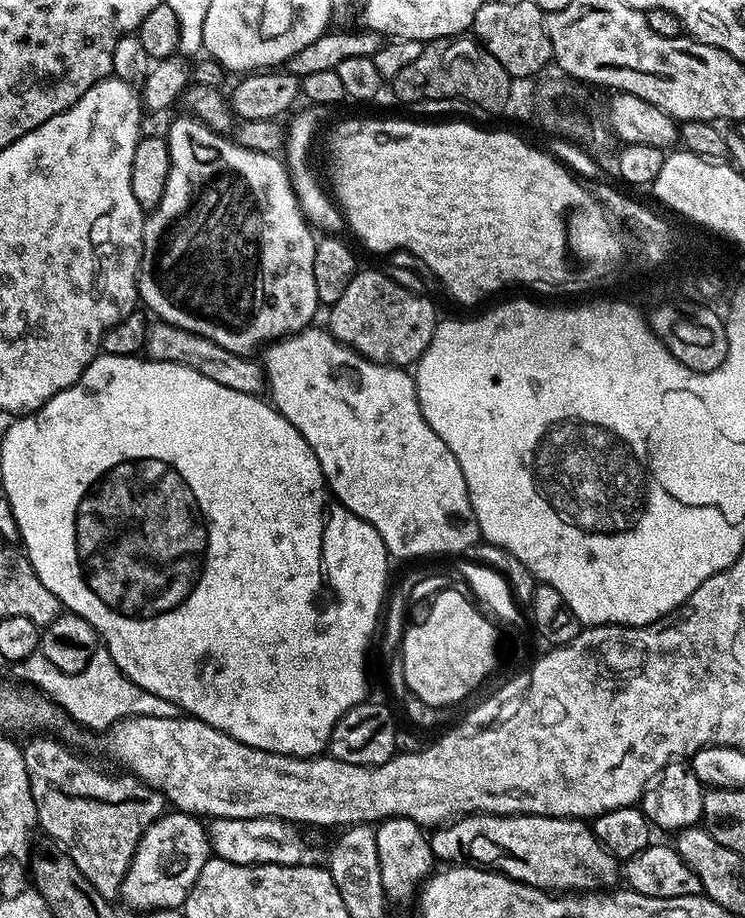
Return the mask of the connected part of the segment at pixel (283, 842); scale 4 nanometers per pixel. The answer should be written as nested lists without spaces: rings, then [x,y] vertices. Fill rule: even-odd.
[[[270,816],[262,818],[209,819],[206,824],[208,843],[219,859],[235,864],[298,864],[305,859],[301,829],[295,823]]]

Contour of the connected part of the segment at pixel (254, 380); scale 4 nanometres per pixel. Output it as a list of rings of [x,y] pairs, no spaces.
[[[157,319],[155,322],[149,323],[143,351],[150,360],[190,366],[190,370],[198,370],[198,374],[210,378],[210,382],[218,382],[218,386],[238,390],[238,394],[260,396],[266,388],[264,367],[257,361],[255,364],[251,355],[240,356],[237,352],[231,352],[218,346],[218,342],[210,342],[210,338],[202,338],[202,334],[187,332],[178,326],[168,324],[165,320]]]

